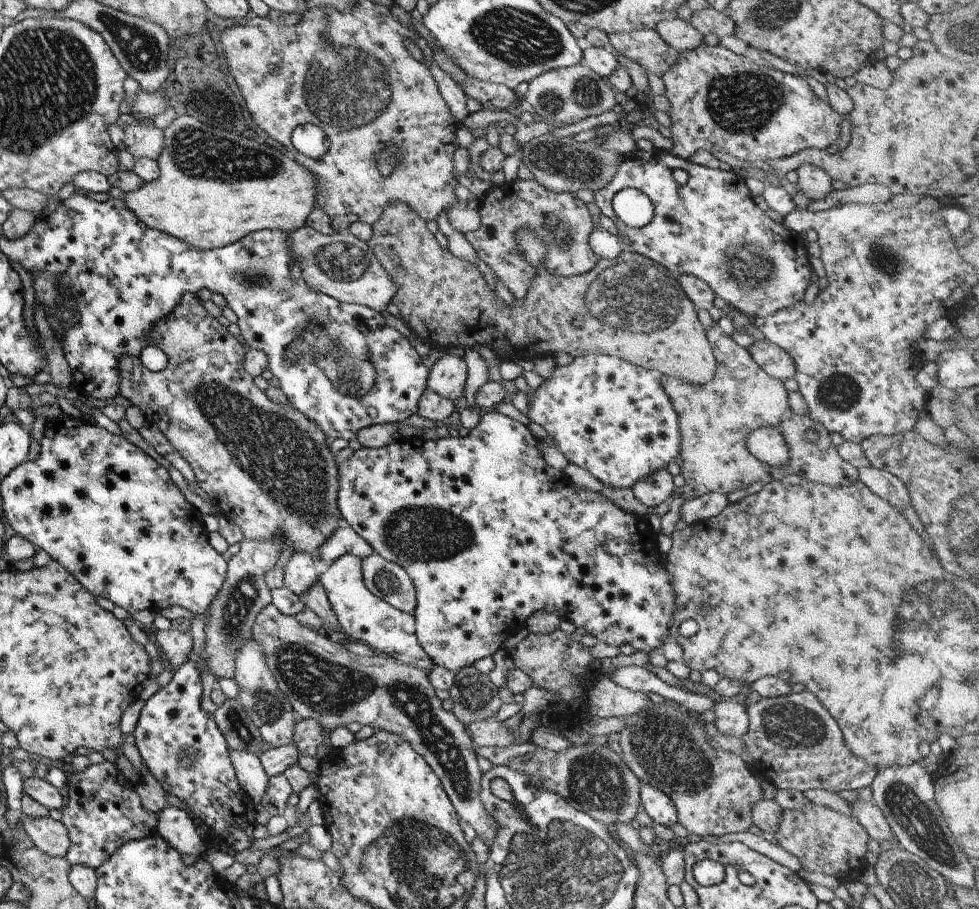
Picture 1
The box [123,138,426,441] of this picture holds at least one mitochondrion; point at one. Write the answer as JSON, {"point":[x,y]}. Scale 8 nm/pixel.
{"point":[350,369]}

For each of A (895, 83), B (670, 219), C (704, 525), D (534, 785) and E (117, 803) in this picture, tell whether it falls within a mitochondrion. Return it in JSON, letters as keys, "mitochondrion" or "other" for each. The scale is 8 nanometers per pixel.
{"A":"other","B":"other","C":"other","D":"other","E":"other"}

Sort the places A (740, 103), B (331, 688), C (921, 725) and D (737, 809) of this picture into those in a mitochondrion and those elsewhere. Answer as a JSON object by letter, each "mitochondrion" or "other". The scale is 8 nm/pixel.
{"A":"mitochondrion","B":"mitochondrion","C":"other","D":"other"}

